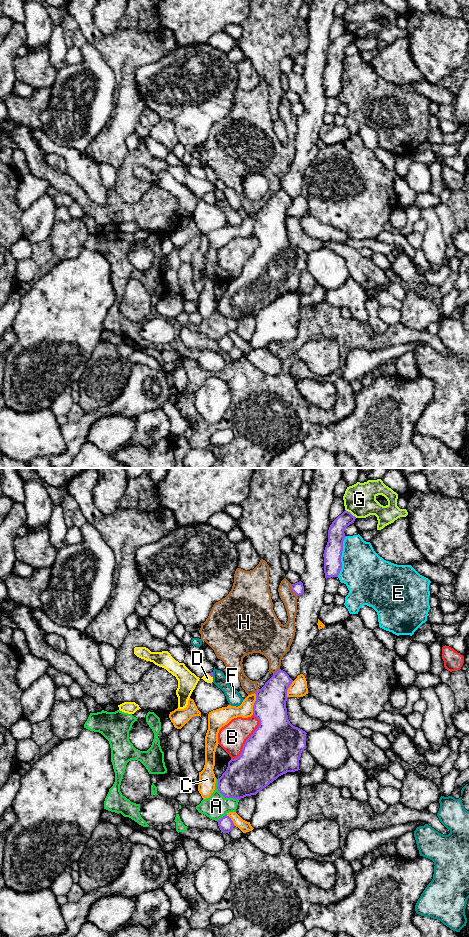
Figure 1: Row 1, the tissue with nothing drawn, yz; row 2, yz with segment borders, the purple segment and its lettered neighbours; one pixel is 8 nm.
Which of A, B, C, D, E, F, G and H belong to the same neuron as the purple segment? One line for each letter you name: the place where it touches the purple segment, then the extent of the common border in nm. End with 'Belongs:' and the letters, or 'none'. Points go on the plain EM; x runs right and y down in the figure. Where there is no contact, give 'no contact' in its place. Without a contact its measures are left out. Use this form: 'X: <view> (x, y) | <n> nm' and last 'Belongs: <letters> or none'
D: yz (210, 195) | 60 nm
Belongs: D

